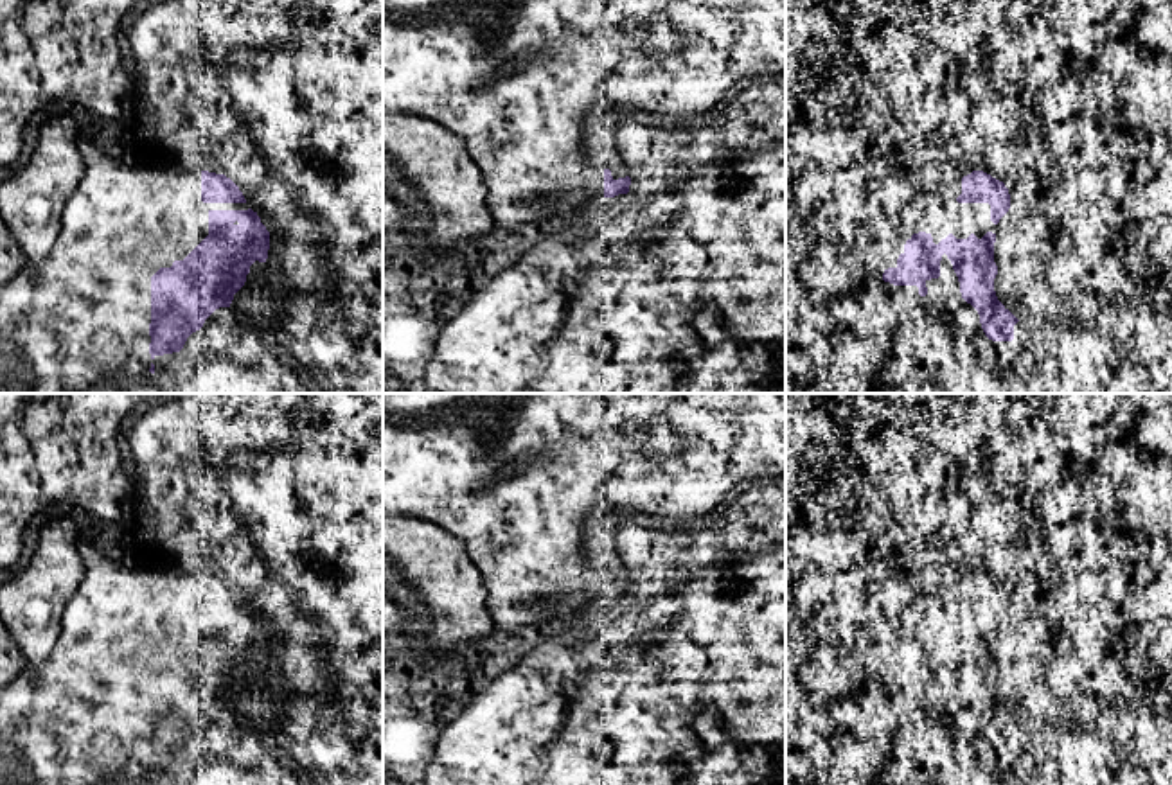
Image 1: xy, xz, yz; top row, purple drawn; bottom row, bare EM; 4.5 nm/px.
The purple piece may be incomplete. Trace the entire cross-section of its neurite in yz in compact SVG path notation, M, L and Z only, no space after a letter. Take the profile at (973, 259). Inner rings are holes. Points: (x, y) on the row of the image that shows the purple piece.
M786 146L786 393L1147 393L1134 366L1114 348L1100 357L1097 343L1077 329L1030 329L998 300L994 243L998 223L1008 208L1008 189L983 171L972 171L937 192L922 192L908 183L901 169L883 160L825 171Z

